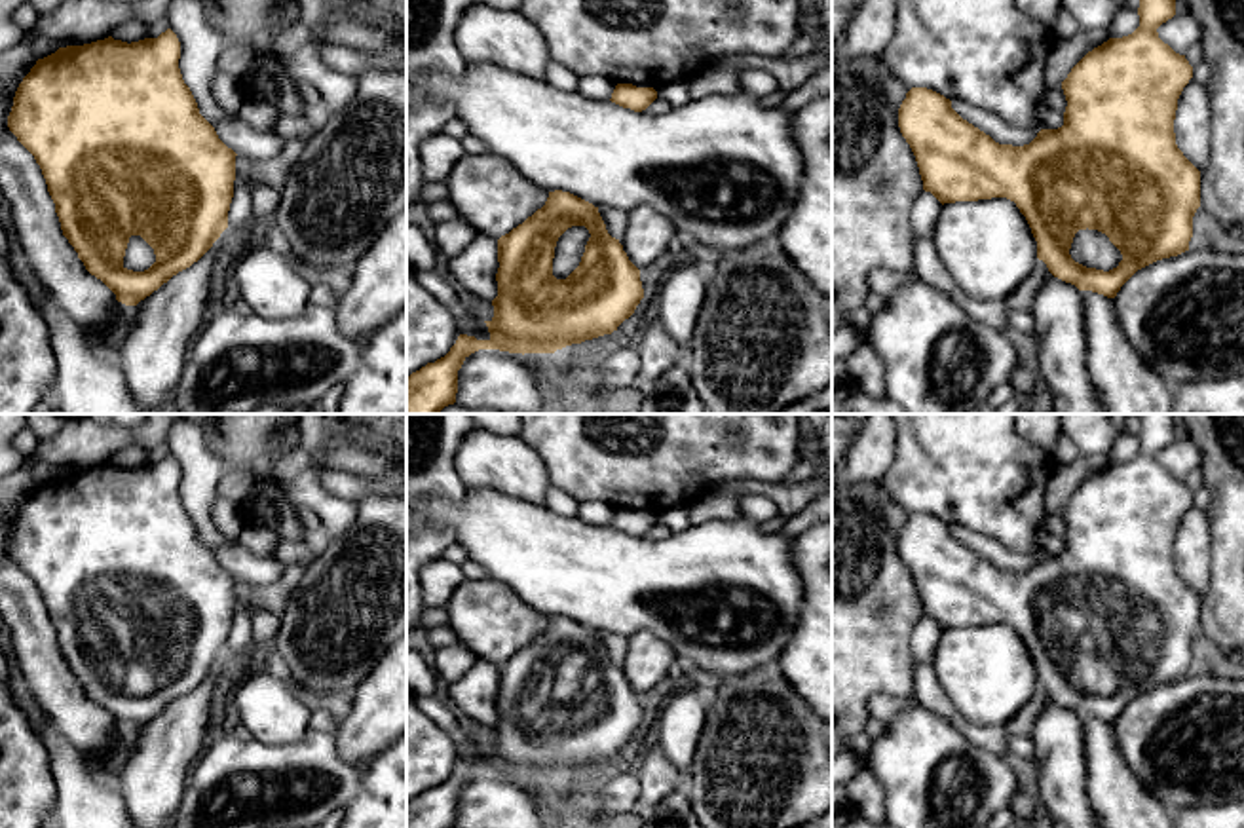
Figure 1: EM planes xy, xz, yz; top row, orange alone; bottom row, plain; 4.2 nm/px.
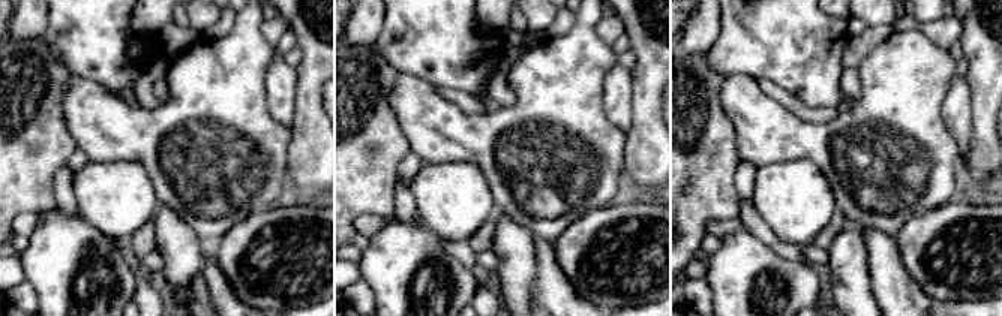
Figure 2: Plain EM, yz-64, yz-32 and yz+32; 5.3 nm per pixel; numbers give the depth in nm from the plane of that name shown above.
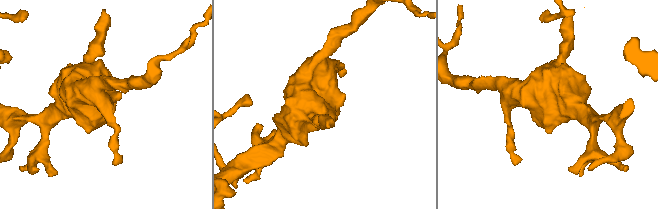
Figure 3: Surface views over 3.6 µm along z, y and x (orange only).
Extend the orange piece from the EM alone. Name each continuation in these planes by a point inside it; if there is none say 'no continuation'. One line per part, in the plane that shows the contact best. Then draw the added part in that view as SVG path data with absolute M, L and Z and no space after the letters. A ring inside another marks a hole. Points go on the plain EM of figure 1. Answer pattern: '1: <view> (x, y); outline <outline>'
1: yz (1091, 673); outline M1088 653L1075 659L1069 680L1075 687L1103 697L1117 693L1122 686L1121 676L1105 659Z

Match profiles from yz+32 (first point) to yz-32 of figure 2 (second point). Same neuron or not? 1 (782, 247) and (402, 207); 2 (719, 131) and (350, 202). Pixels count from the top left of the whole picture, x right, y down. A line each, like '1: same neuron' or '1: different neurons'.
1: same neuron
2: same neuron

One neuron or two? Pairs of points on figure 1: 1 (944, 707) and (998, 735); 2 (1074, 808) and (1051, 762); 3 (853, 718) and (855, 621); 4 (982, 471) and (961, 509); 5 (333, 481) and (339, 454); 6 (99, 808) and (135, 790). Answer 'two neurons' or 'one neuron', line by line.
1: one neuron
2: one neuron
3: one neuron
4: one neuron
5: two neurons
6: two neurons

